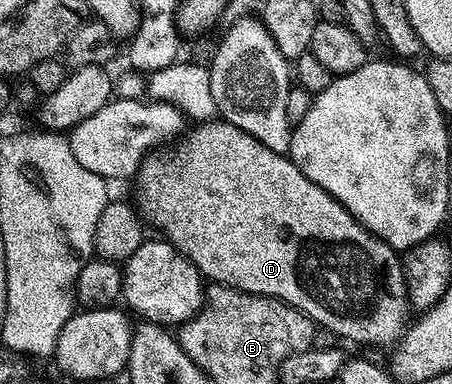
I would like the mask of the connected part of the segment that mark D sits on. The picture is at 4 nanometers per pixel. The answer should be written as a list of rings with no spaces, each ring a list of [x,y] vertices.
[[[216,117],[211,122],[201,122],[196,130],[180,148],[172,155],[172,160],[167,163],[164,159],[149,158],[138,173],[140,191],[144,194],[143,210],[152,214],[152,223],[161,227],[163,238],[178,248],[193,265],[200,270],[205,280],[221,287],[233,287],[235,291],[245,291],[251,295],[265,295],[271,299],[280,299],[289,303],[302,314],[309,315],[312,322],[325,331],[333,331],[341,340],[349,339],[352,343],[361,343],[364,347],[388,347],[400,343],[404,338],[406,328],[409,326],[408,311],[408,279],[404,276],[404,264],[401,256],[386,241],[382,241],[374,233],[370,233],[362,226],[349,211],[340,204],[322,185],[310,181],[298,165],[292,163],[287,154],[266,149],[262,141],[250,137],[238,125],[230,125],[223,119]]]

